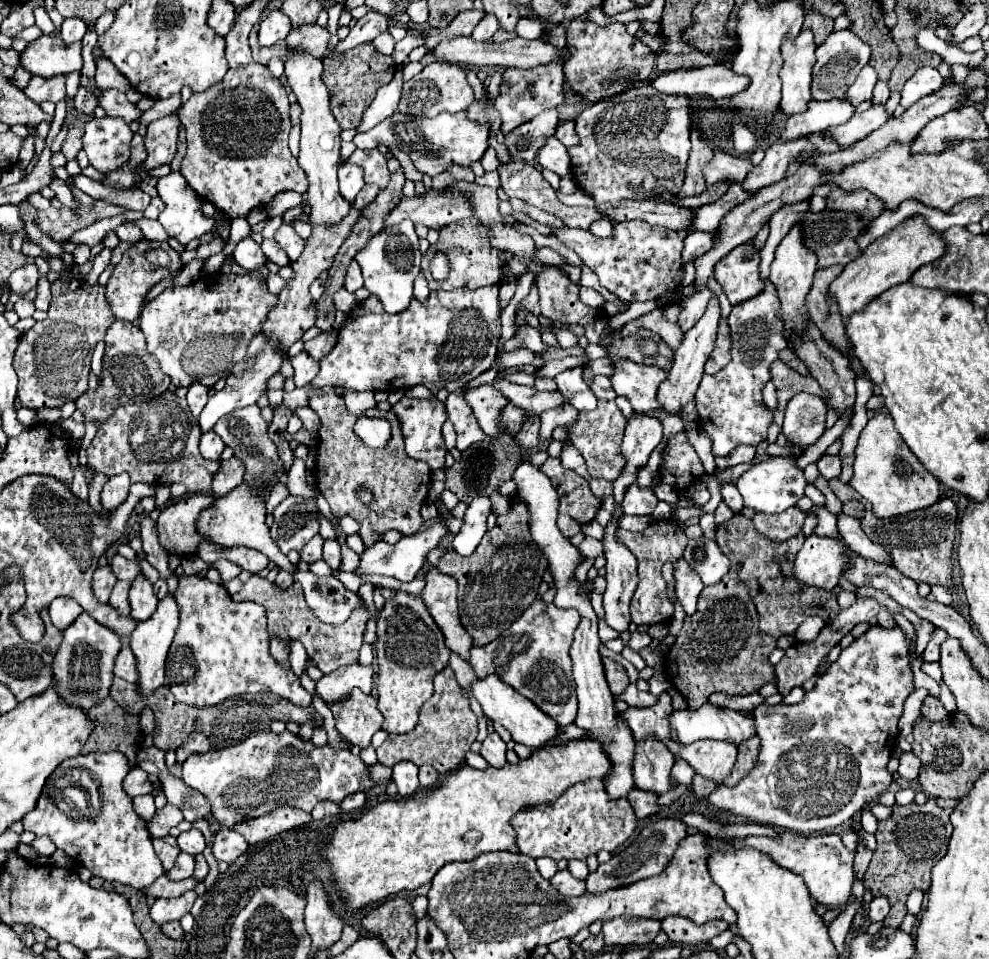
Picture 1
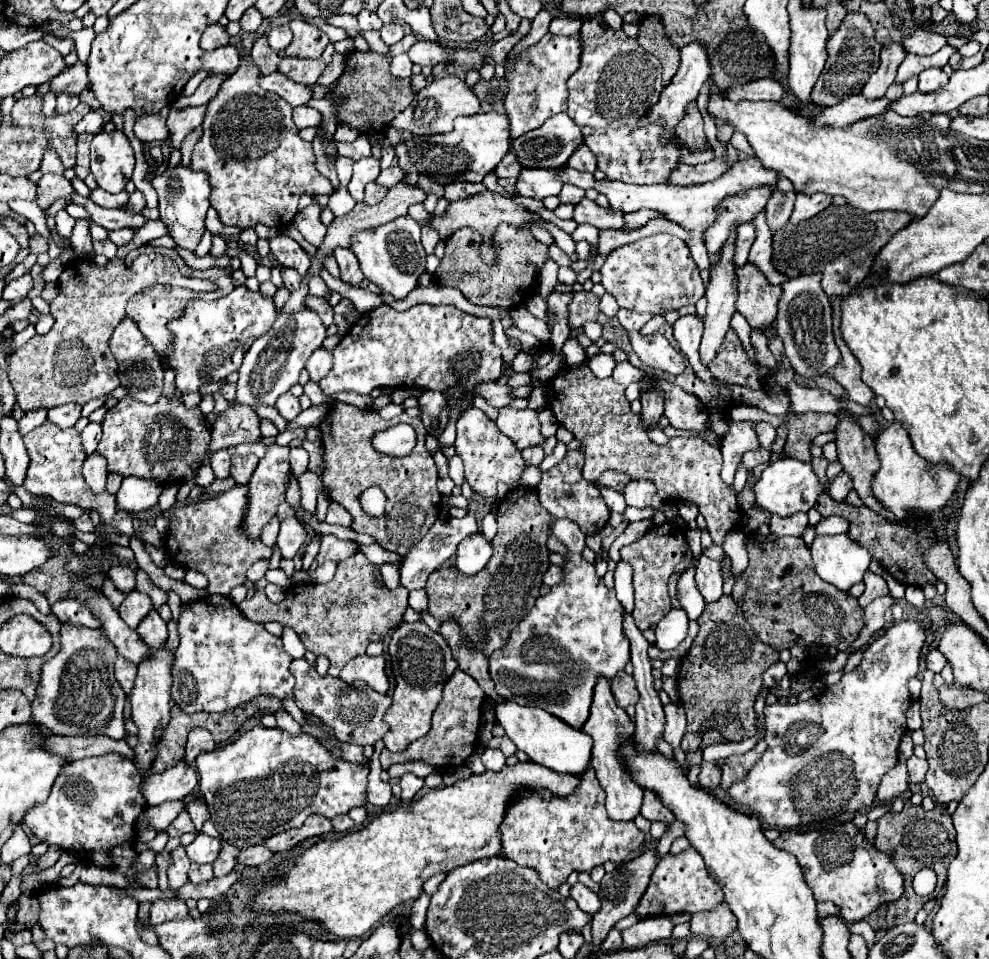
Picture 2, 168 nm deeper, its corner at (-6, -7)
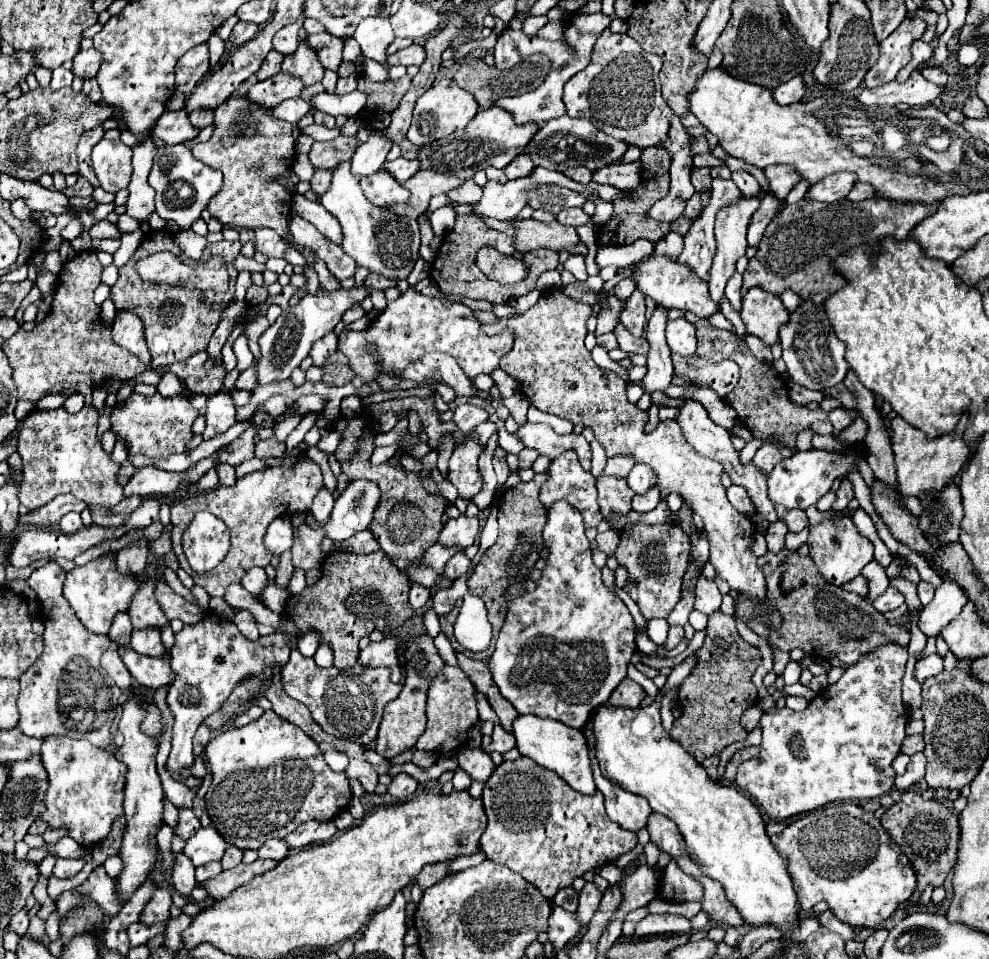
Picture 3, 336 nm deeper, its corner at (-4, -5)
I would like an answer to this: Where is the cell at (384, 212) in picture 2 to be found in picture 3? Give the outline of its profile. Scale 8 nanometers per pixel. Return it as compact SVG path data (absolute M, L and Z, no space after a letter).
M420 170L404 186L410 188L410 200L406 204L396 204L394 208L388 208L388 210L394 210L400 216L418 218L420 214L426 212L432 196L446 194L446 192L462 186L462 180L454 178L450 174L438 174L434 170Z

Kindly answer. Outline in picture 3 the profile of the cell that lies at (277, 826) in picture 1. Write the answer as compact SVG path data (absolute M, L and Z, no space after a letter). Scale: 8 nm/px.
M310 820L310 822L298 826L284 840L290 844L292 852L298 852L298 850L302 850L308 844L322 844L322 842L332 840L336 836L336 832L338 832L338 828L336 828L336 824L332 820L330 822Z

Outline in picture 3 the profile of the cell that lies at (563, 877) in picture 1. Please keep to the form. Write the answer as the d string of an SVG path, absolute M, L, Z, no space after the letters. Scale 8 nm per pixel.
M586 882L580 892L580 904L578 904L578 922L582 926L588 926L594 912L598 910L602 900L602 892L594 886L594 882Z

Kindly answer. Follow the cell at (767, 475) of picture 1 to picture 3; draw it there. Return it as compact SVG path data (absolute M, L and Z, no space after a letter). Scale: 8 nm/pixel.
M844 442L842 444L844 450L840 452L830 452L830 450L798 450L794 452L794 456L784 458L780 464L776 464L776 468L772 470L772 474L768 476L768 496L774 504L782 504L786 508L802 508L806 510L808 506L816 504L834 484L834 480L846 480L850 470L858 470L858 462L860 462L860 452L854 444Z

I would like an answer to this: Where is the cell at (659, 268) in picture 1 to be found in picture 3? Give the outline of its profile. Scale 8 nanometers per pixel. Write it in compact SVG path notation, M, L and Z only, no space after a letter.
M646 256L636 264L636 274L632 276L638 284L638 290L644 292L644 296L650 296L658 304L666 308L680 308L680 310L690 310L700 318L710 318L712 314L720 312L720 306L710 298L708 294L708 284L702 282L698 276L694 276L686 266L666 258L666 256Z

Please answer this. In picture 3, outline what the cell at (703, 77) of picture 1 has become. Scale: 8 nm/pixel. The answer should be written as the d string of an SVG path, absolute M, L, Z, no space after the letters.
M796 76L790 82L780 84L778 88L772 90L772 94L774 94L774 100L778 104L794 104L794 102L800 102L804 98L804 94L806 94L806 86L804 86L802 76Z

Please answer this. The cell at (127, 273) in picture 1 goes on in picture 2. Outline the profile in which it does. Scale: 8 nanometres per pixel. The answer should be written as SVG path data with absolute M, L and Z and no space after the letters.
M150 286L130 298L126 306L126 316L130 316L138 324L144 338L160 356L164 356L172 340L166 322L178 318L184 312L186 302L192 298L198 298L198 294L186 288Z

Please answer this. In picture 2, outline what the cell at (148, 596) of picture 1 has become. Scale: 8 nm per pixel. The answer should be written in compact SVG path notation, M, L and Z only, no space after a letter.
M158 610L148 612L148 616L138 624L136 632L140 634L140 638L142 638L152 650L164 646L166 636L168 636L168 632L166 632L166 622L160 618Z

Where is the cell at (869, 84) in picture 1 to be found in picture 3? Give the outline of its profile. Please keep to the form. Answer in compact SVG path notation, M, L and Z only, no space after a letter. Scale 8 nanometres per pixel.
M906 18L894 30L894 34L890 34L890 38L886 38L880 44L880 58L866 72L864 84L868 88L876 88L876 86L882 86L882 84L894 80L898 70L904 68L912 58L912 54L910 54L912 42L922 40L924 32L926 32L926 22L922 18Z

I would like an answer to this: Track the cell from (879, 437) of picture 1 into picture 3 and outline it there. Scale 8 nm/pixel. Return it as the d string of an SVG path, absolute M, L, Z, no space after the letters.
M966 414L960 418L958 426L954 432L944 434L940 438L928 440L926 434L922 434L918 428L910 426L906 420L902 418L894 418L890 424L892 430L892 450L894 450L894 458L896 458L896 470L898 470L898 490L904 496L920 496L924 492L932 492L932 490L942 490L950 478L954 478L962 464L968 460L970 456L970 448L968 444L962 440L962 434L966 430Z

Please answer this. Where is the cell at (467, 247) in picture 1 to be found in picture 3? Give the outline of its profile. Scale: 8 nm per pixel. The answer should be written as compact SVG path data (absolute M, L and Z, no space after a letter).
M466 214L466 216L456 216L456 226L454 230L444 238L438 254L436 254L436 260L432 264L432 270L430 270L430 278L438 284L438 288L446 294L460 294L460 296L470 296L474 300L488 300L492 304L498 304L498 302L504 302L504 298L508 296L522 296L522 294L528 294L534 290L534 284L538 280L538 276L546 270L554 270L558 266L558 252L552 252L552 250L546 250L546 256L538 256L536 252L528 252L526 254L526 264L530 268L528 272L528 278L522 280L520 284L496 284L492 280L488 280L480 268L476 268L476 252L482 248L482 246L491 246L497 249L504 255L513 255L515 252L513 239L504 232L500 232L489 228L489 245L484 244L484 240L488 238L488 226L478 220L476 216L472 214Z

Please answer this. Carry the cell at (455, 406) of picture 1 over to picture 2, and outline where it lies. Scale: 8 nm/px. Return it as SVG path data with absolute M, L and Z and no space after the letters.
M474 406L468 408L466 412L462 412L462 416L456 424L454 448L456 448L456 454L464 462L466 482L472 486L474 492L482 494L484 498L496 498L498 482L504 482L510 488L516 488L522 472L526 470L524 458L522 458L520 450L512 444L512 440L498 430L494 420L490 420L482 410L478 410Z

